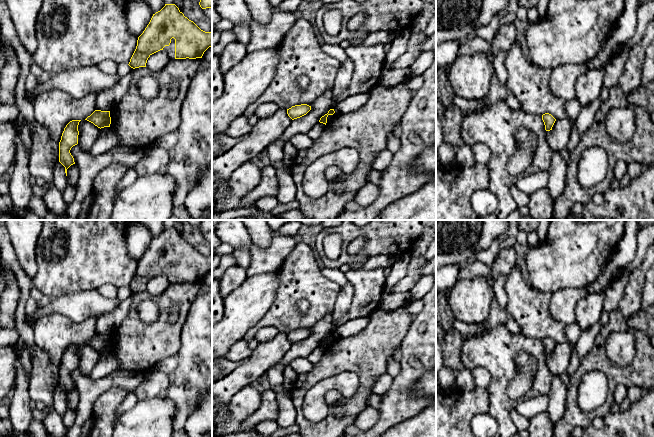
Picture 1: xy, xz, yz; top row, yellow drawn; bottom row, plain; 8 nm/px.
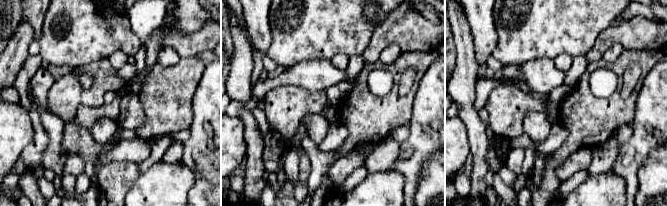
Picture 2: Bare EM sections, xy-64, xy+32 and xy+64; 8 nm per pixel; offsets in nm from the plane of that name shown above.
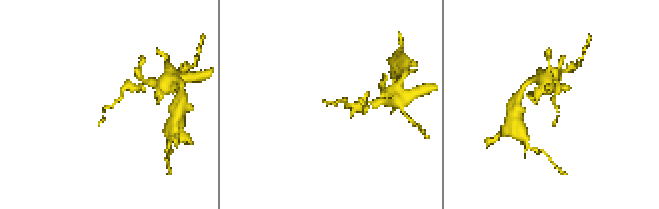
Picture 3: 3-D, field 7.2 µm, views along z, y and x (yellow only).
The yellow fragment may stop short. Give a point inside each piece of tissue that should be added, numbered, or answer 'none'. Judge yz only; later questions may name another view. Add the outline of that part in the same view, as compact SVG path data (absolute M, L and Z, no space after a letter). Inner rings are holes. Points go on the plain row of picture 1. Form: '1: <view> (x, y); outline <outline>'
none

